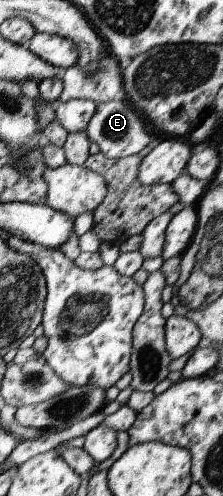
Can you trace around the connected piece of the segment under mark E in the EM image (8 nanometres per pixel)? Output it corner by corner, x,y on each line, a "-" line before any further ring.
114,99
96,106
96,112
84,131
90,141
97,143
101,153
109,159
133,157
146,148
152,140
149,130
145,128
140,113
126,99

